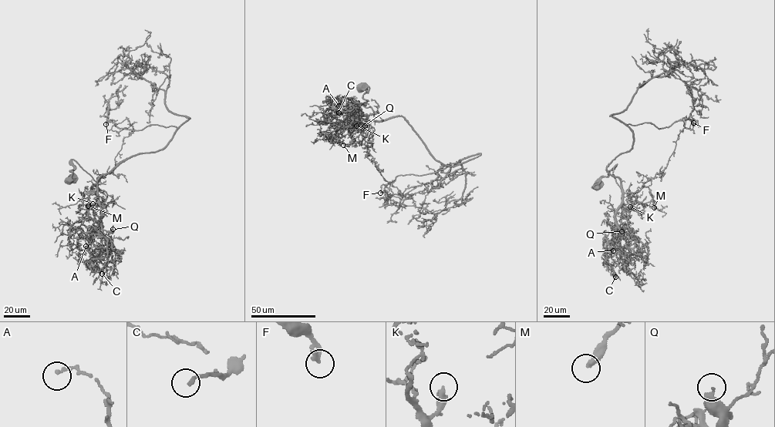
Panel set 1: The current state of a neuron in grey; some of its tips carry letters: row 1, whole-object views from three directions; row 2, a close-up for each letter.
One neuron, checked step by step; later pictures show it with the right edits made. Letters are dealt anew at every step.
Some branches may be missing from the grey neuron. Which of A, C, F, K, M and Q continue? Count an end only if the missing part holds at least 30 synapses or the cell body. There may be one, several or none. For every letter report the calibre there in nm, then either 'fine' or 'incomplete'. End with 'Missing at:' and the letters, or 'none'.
A: calibre 190 nm; fine
C: calibre 160 nm; fine
F: calibre 280 nm; fine
K: calibre 340 nm; fine
M: calibre 360 nm; fine
Q: calibre 340 nm; fine
Missing at: none

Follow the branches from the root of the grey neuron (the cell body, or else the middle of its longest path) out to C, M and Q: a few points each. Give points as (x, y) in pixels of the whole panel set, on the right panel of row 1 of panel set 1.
C: (597, 186), (617, 164), (612, 173), (621, 193), (615, 216), (619, 234), (606, 249), (606, 260), (615, 277)
M: (597, 186), (598, 179), (608, 176), (617, 164), (612, 173), (621, 189), (634, 193), (648, 187), (654, 207)
Q: (597, 186), (617, 164), (612, 173), (621, 189), (621, 203), (616, 225), (621, 234), (621, 231)

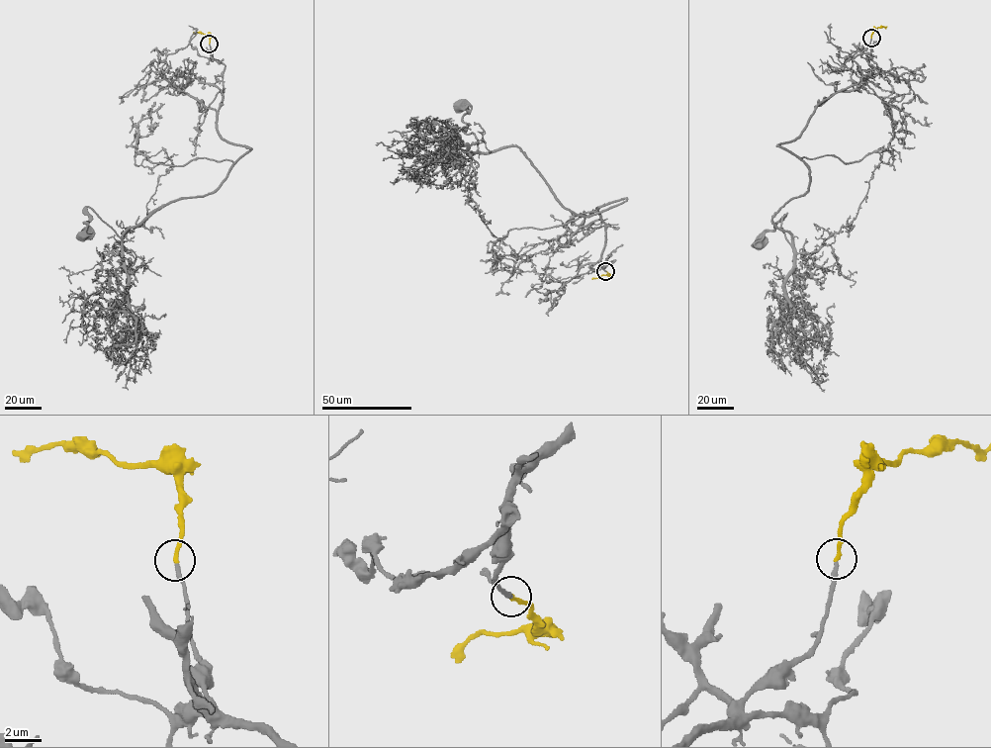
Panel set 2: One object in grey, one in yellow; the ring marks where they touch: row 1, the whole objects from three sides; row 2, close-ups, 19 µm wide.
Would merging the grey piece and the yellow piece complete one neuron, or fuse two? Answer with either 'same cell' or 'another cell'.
same cell

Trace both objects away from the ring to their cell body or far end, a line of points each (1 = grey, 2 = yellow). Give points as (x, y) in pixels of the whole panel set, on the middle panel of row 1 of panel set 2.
1: (605, 271), (615, 260), (599, 266), (596, 211), (626, 199), (573, 213), (517, 146), (477, 150), (461, 106)
2: (605, 271), (608, 274), (592, 279)

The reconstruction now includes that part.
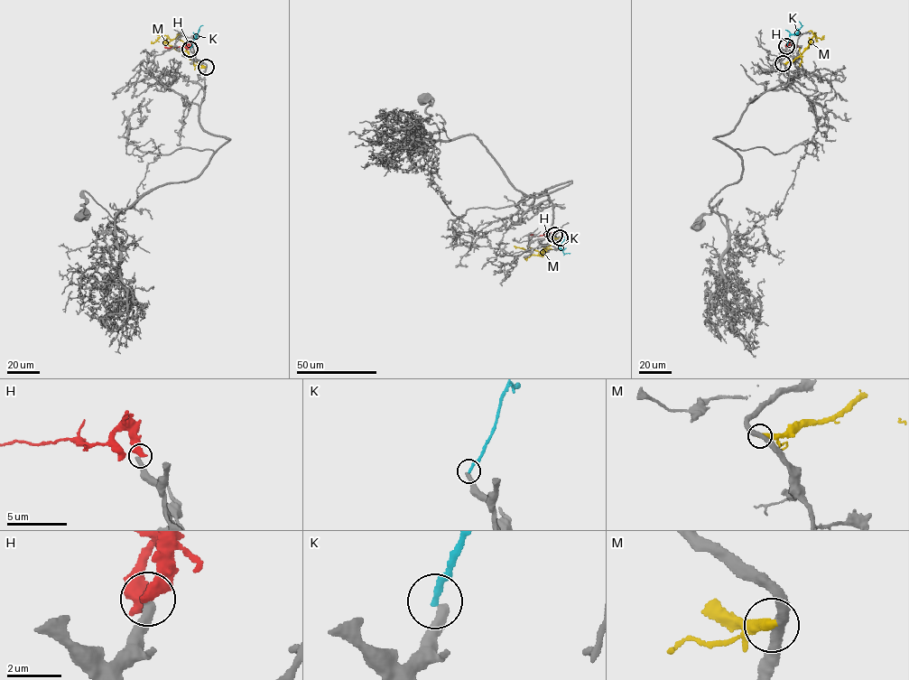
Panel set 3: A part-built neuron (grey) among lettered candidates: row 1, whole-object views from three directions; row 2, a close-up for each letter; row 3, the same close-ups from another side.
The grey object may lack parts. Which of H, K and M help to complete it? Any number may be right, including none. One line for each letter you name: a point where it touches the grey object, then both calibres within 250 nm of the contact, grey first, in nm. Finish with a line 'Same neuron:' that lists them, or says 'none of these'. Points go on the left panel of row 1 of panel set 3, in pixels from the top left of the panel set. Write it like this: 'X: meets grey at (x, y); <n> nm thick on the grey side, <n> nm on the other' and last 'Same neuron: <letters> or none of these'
Same neuron: none of these

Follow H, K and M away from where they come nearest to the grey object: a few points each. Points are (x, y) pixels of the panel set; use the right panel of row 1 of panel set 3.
H: (786, 46), (787, 42), (786, 45), (797, 45)
K: (786, 46), (789, 34), (794, 34), (802, 26), (799, 21)
M: (782, 63), (797, 58), (813, 35), (816, 36), (814, 32), (817, 40)

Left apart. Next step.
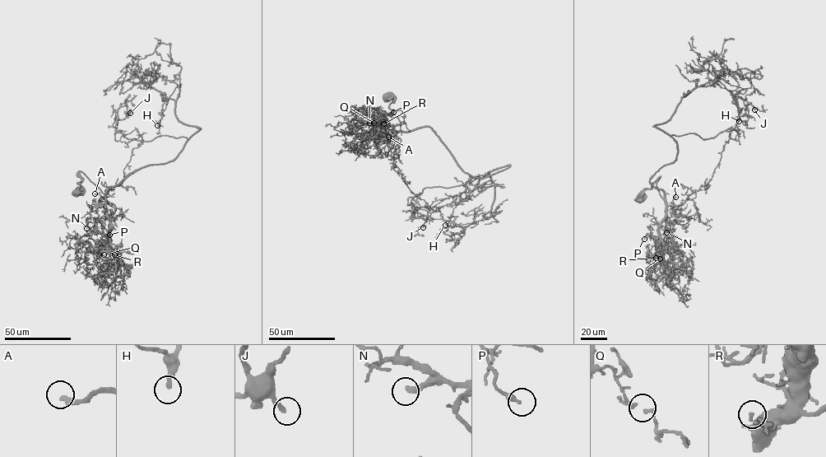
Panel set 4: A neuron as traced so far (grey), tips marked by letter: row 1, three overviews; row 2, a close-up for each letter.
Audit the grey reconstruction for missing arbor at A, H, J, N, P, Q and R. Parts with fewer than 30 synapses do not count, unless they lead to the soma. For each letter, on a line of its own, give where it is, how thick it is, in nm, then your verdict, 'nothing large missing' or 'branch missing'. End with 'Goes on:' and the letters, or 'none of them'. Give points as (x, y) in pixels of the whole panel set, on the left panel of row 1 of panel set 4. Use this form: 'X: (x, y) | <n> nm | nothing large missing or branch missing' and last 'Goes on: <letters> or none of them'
A: (95, 193) | 220 nm | branch missing
H: (157, 125) | 220 nm | nothing large missing
J: (130, 113) | 240 nm | nothing large missing
N: (86, 228) | 300 nm | branch missing
P: (109, 235) | 260 nm | nothing large missing
Q: (104, 254) | 110 nm | nothing large missing
R: (114, 254) | 140 nm | nothing large missing
Goes on: A, N

